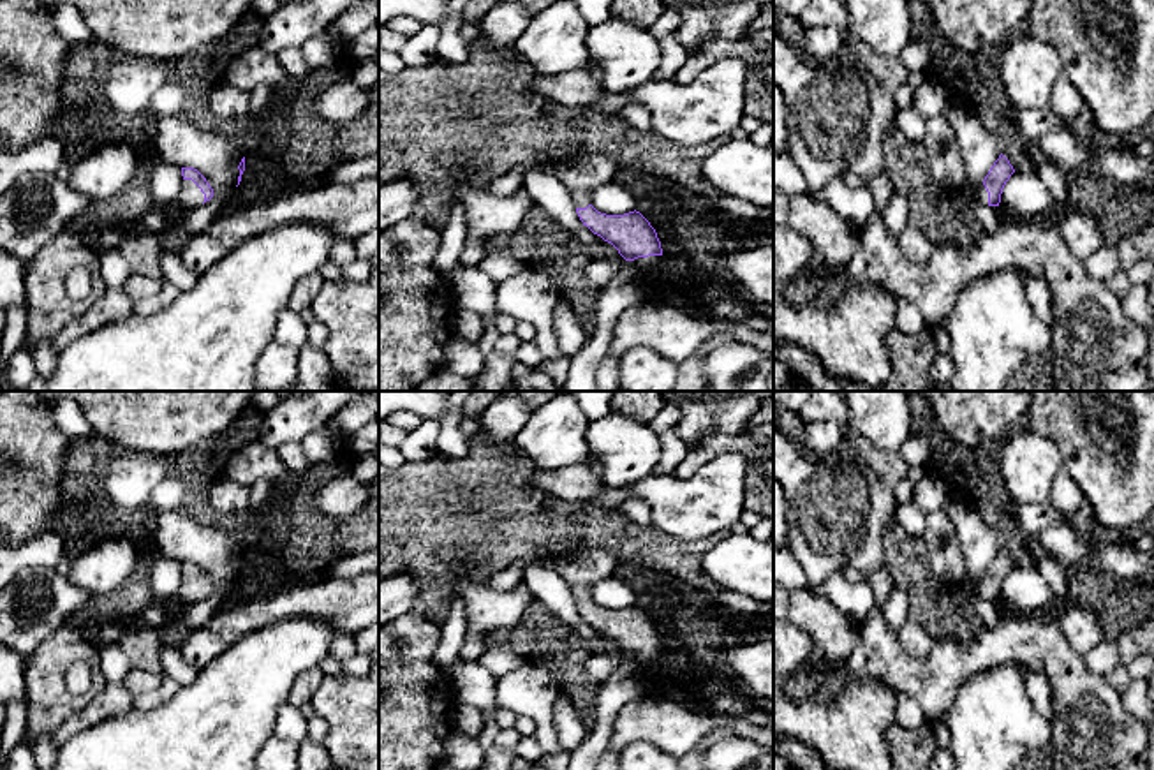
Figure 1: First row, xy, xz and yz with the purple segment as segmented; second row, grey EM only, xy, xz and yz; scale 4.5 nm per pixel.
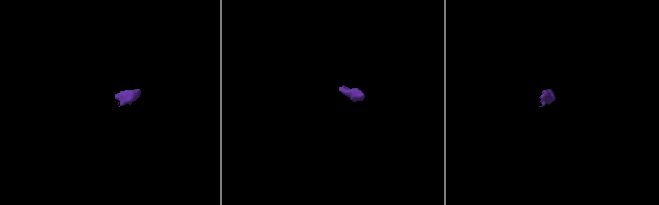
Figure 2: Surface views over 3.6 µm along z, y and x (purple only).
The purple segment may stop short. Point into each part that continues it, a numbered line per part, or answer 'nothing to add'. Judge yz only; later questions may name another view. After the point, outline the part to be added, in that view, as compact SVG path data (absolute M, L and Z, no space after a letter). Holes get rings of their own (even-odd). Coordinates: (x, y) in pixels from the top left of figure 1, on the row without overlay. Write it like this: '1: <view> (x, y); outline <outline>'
1: yz (980, 589); outline M983 576L974 583L962 580L960 589L962 589L962 592L973 590L978 597L988 599L988 587L987 587Z

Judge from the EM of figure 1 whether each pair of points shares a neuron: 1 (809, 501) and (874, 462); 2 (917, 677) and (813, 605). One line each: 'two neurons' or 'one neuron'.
1: two neurons
2: two neurons

